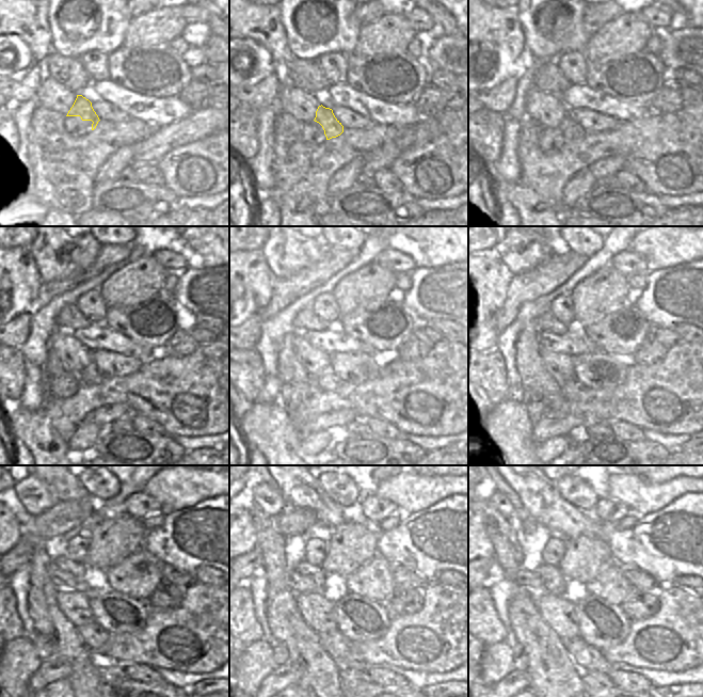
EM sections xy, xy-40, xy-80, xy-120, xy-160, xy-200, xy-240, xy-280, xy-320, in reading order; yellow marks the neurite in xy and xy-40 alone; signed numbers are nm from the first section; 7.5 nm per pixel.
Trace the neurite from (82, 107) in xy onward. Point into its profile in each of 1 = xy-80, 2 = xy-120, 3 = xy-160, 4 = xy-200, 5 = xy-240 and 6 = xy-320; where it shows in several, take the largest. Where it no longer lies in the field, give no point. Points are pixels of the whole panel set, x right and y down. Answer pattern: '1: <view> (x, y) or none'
1: xy-80 (572, 131)
2: xy-120 (90, 376)
3: xy-160 (328, 381)
4: xy-200 (572, 391)
5: xy-240 (93, 636)
6: xy-320 (586, 658)

